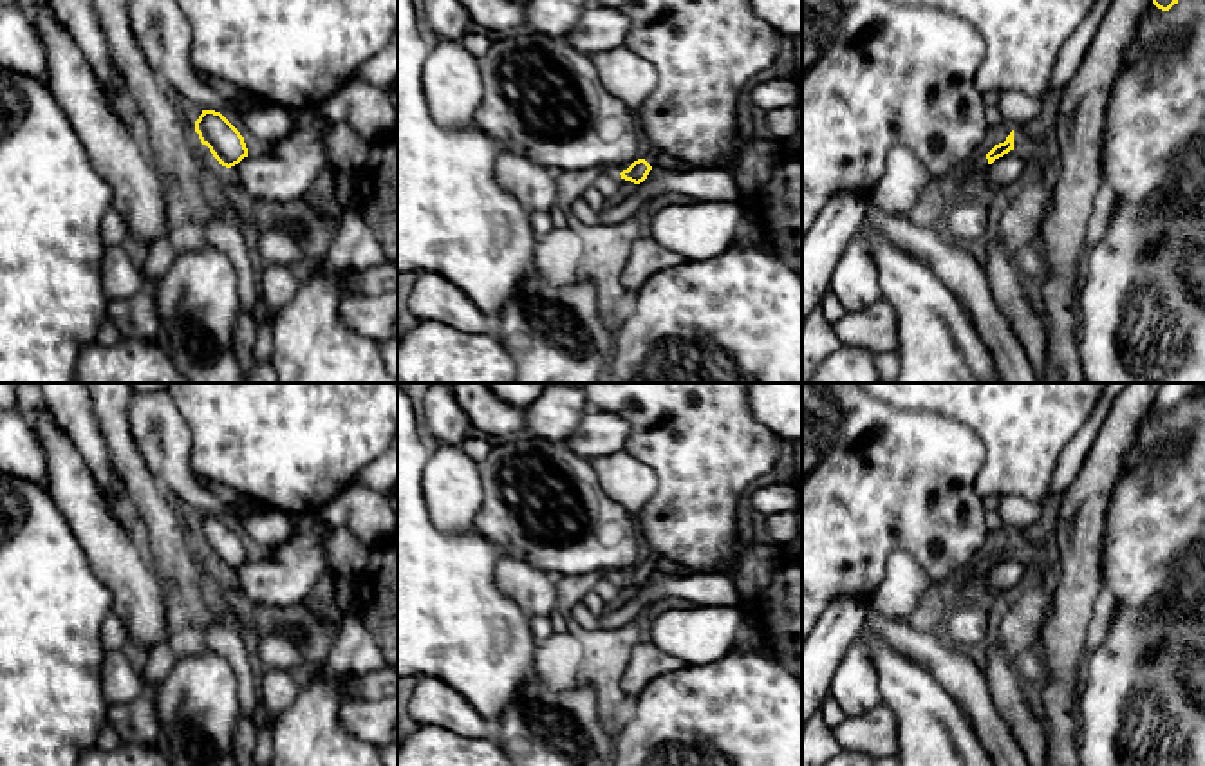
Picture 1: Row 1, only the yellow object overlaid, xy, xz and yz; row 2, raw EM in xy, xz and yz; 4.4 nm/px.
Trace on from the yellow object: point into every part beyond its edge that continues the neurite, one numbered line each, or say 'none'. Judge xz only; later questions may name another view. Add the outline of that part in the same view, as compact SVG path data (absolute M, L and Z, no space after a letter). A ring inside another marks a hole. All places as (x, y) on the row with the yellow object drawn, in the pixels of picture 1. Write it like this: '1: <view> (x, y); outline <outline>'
none

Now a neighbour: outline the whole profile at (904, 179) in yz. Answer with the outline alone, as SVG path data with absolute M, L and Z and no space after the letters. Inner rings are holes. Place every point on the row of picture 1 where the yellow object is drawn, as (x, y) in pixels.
M894 145L885 159L885 172L869 193L869 201L882 213L909 215L923 188L930 182L927 168L901 145Z

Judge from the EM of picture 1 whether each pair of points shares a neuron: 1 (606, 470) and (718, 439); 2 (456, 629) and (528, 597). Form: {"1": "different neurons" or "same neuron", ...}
{"1": "different neurons", "2": "different neurons"}

